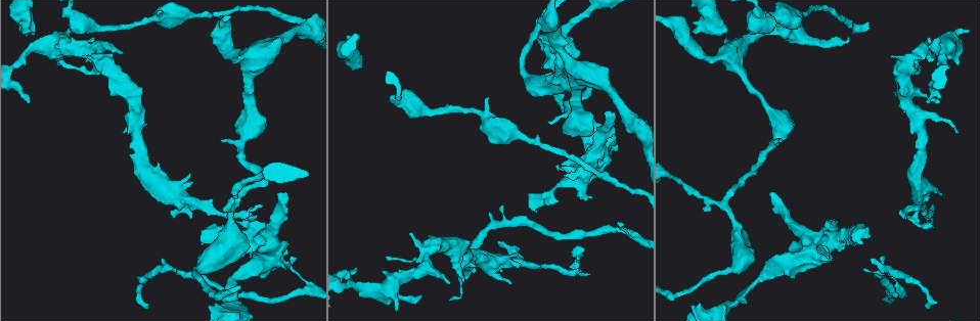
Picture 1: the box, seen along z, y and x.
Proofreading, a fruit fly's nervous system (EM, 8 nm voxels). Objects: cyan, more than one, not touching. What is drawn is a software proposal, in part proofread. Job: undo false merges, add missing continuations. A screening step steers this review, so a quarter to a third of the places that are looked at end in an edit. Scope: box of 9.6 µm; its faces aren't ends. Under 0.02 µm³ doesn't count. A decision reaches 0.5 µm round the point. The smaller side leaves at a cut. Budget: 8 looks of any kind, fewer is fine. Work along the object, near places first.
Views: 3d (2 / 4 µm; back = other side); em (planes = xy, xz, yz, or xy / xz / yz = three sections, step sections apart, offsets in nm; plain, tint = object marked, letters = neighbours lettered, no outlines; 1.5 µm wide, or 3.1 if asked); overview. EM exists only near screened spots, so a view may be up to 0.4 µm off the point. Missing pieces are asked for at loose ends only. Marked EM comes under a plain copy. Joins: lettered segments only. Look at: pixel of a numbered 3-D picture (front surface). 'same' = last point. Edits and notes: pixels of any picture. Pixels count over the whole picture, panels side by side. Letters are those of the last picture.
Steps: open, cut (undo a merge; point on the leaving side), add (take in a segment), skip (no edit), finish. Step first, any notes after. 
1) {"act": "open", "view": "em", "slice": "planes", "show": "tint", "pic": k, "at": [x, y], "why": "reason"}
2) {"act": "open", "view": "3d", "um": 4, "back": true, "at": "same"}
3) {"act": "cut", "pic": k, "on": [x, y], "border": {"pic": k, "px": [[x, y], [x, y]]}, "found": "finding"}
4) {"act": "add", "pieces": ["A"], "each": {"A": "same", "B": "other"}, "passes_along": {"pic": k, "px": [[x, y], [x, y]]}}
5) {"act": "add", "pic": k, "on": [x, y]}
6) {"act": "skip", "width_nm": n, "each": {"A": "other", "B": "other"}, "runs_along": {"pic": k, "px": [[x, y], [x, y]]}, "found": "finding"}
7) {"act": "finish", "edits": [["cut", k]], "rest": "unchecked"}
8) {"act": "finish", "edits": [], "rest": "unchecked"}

{"act": "open", "view": "em", "slice": "xz", "step": 4, "show": "tint", "pic": 1, "at": [750, 290], "why": "narrows sharply"}

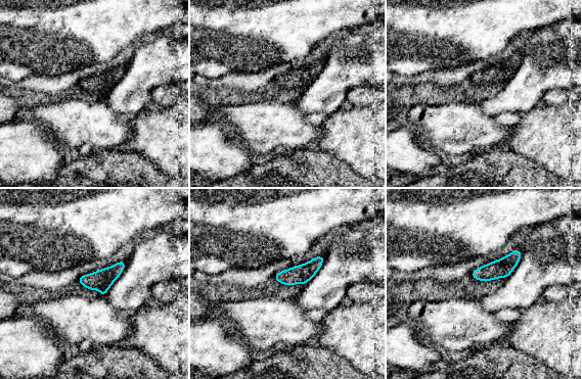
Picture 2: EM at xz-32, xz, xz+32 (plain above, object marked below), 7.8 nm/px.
{"act": "open", "view": "em", "slice": "planes", "show": "letters", "at": "same"}

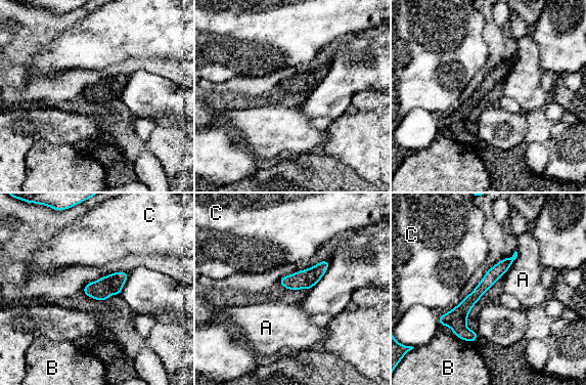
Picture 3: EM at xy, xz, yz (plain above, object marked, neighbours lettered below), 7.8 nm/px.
{"act": "skip", "width_nm": 110, "each": {"A": "other", "B": "other", "C": "other"}, "runs_along": {"pic": 3, "px": [[510, 260], [452, 318], [441, 323]]}, "found": "all the same neuron"}

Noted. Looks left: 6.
{"act": "open", "view": "3d", "um": 2, "pic": 1, "at": [286, 192], "why": "free end"}

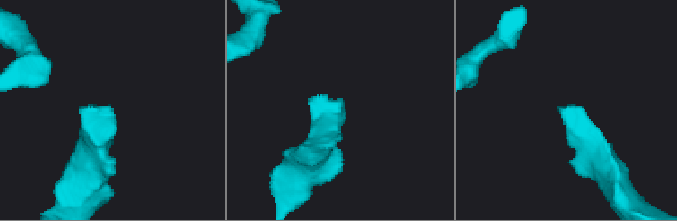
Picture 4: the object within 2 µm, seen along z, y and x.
{"act": "open", "view": "em", "slice": "xy", "step": 4, "show": "tint", "pic": 4, "at": [560, 111], "why": "need the tissue"}

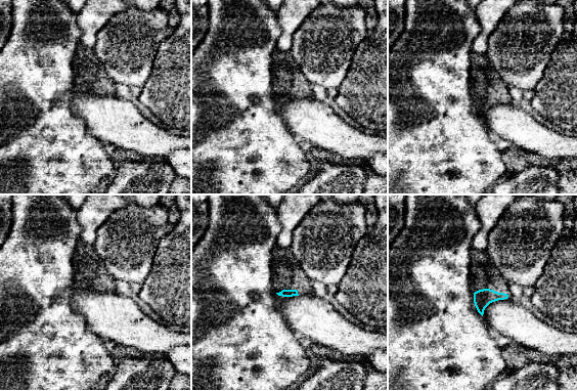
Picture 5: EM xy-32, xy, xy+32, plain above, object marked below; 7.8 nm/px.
{"act": "open", "view": "em", "slice": "xz", "step": 8, "show": "letters", "at": "same", "why": "cut it another way"}

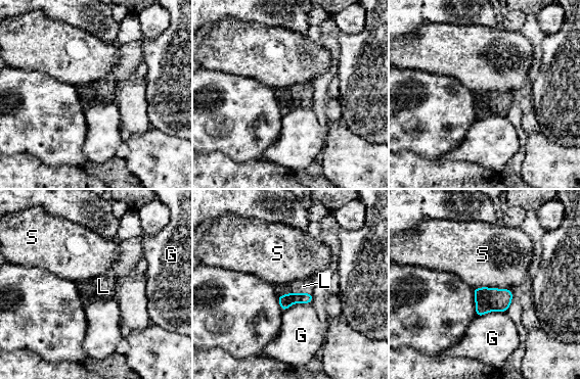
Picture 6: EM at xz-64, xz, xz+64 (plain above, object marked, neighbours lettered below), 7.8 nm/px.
{"act": "add", "pic": 6, "on": [303, 286], "each": {"G": "other", "L": "same", "S": "other"}, "passes_along": {"pic": 6, "px": [[286, 300], [295, 293], [303, 286]]}, "found": "it goes on there"}

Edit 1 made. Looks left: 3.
{"act": "open", "view": "3d", "um": 4, "pic": 1, "at": [925, 204], "why": "calibre changes"}

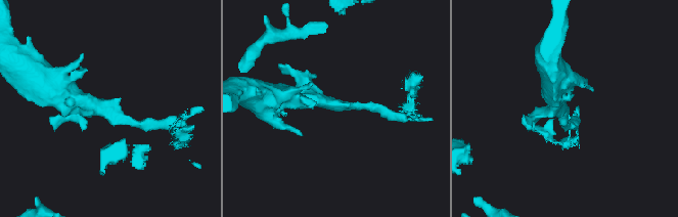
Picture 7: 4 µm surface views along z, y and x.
{"act": "open", "view": "em", "slice": "yz", "step": 8, "show": "tint", "pic": 7, "at": [562, 106], "why": "now the EM"}

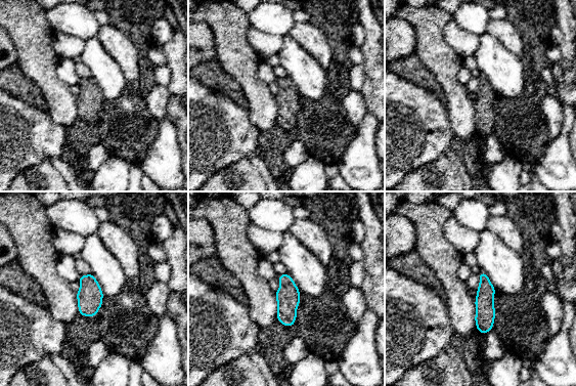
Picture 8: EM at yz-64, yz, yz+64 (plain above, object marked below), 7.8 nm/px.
{"act": "open", "view": "em", "slice": "planes", "show": "letters", "at": "same"}

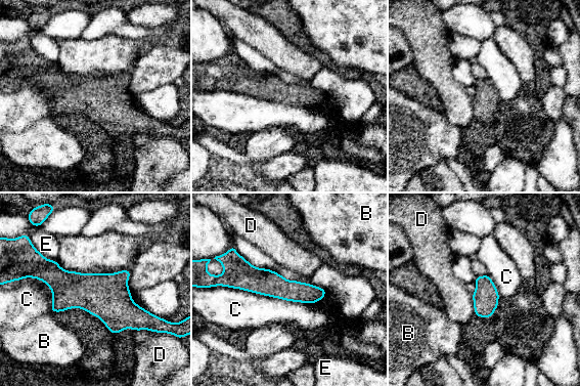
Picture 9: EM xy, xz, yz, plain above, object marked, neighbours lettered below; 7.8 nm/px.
{"act": "skip", "width_nm": 200, "each": {"B": "other", "C": "other", "D": "other", "E": "other"}, "border": {"pic": 9, "px": [[219, 285], [291, 301], [315, 303]]}, "found": "all the same neuron"}

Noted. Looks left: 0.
{"act": "finish", "edits": [["add", 6]], "rest": "unchecked"}

